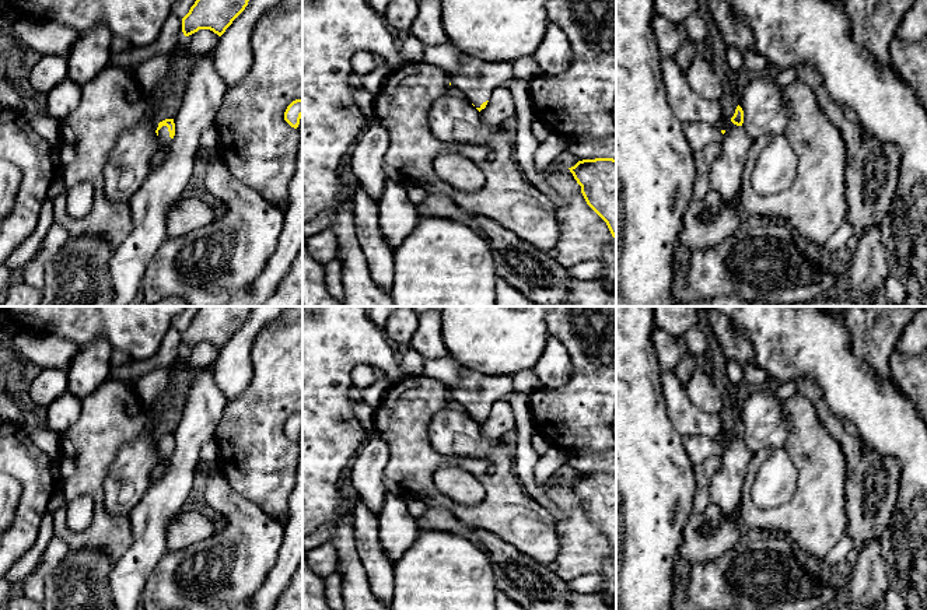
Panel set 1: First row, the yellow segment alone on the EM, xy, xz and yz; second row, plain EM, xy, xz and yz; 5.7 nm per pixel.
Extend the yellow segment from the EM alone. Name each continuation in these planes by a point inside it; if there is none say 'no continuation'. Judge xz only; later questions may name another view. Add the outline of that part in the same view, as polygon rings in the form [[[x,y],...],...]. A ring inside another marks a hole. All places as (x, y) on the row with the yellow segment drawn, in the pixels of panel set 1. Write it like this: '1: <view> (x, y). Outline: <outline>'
1: xz (476, 79). Outline: [[[469,55],[461,56],[456,74],[449,83],[462,91],[476,108],[490,99],[492,92],[513,78],[513,64],[507,62],[483,62]]]

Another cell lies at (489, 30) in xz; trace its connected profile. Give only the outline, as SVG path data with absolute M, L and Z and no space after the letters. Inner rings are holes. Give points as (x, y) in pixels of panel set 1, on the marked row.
M440 0L449 43L483 62L534 56L549 17L546 0Z

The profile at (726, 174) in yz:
M724 113L716 127L725 133L718 143L721 154L710 169L710 187L717 190L725 203L738 213L735 199L739 196L739 183L752 140L742 126L734 125L731 118Z

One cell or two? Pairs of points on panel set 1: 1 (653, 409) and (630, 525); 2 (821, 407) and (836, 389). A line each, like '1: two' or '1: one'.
1: one
2: two

